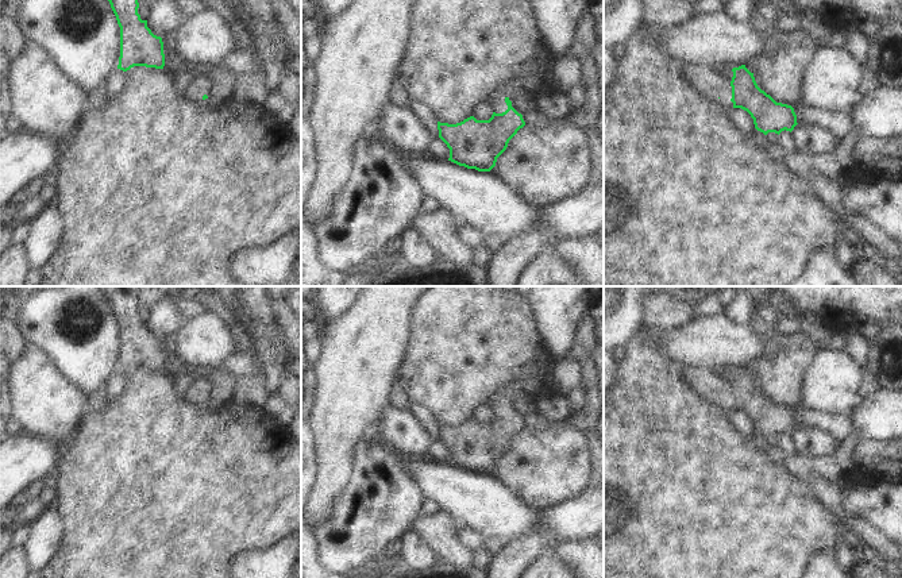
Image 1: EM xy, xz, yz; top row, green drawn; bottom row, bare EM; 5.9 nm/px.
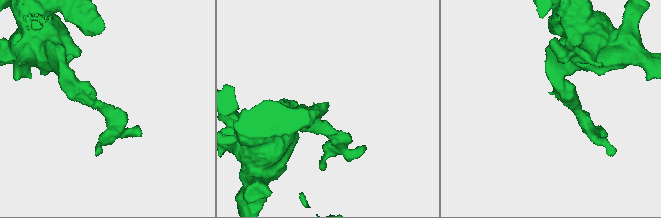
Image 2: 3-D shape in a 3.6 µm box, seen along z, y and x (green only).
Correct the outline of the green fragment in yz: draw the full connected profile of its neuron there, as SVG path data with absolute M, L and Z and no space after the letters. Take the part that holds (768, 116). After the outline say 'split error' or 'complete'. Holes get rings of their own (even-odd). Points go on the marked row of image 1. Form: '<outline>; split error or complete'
M685 63L682 80L705 99L732 109L741 108L753 119L755 128L764 135L768 132L780 134L793 131L797 123L794 108L776 103L770 95L762 90L745 65L733 68L733 77L720 76L708 65Z; split error

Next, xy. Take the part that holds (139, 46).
M108 0L120 27L120 57L117 69L134 66L163 69L163 42L138 14L138 0Z; complete

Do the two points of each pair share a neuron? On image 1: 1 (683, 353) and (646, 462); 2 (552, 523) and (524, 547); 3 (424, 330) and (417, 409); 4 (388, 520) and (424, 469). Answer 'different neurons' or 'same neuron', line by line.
1: different neurons
2: same neuron
3: different neurons
4: different neurons

